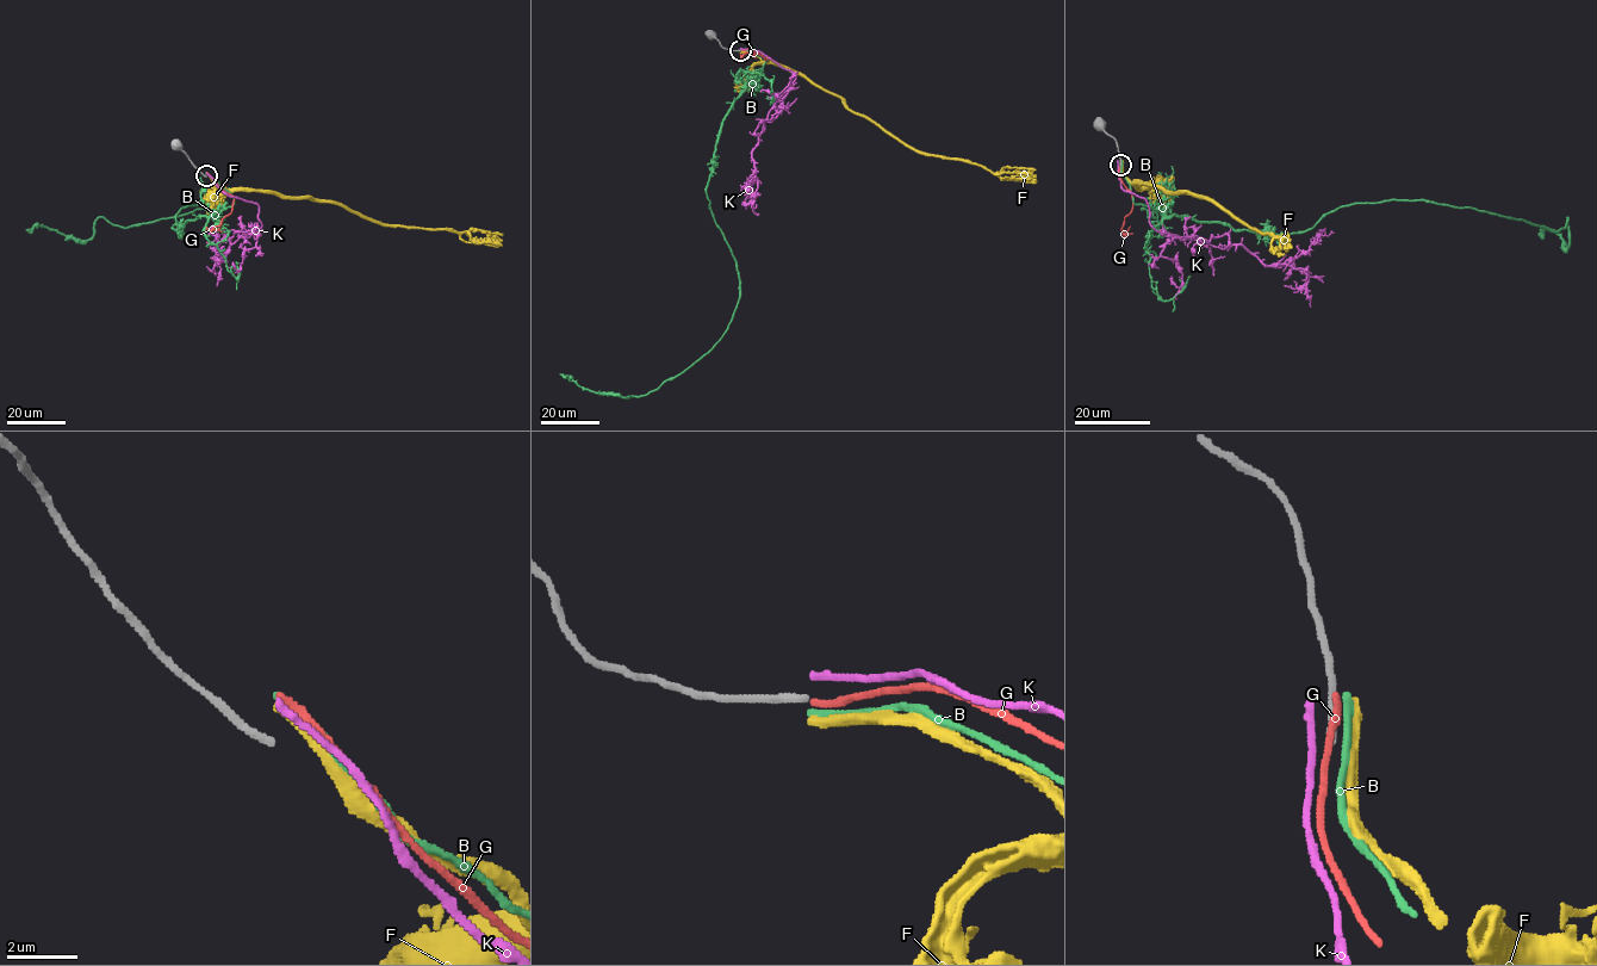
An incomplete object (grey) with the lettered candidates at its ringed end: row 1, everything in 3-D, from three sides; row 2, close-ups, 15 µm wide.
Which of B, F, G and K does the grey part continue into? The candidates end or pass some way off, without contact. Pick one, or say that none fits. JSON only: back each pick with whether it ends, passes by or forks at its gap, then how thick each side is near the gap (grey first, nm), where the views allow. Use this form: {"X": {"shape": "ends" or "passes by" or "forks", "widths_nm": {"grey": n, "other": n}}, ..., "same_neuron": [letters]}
{"G": {"shape": "ends", "widths_nm": {"grey": 240, "other": 280}}, "same_neuron": ["G"]}

